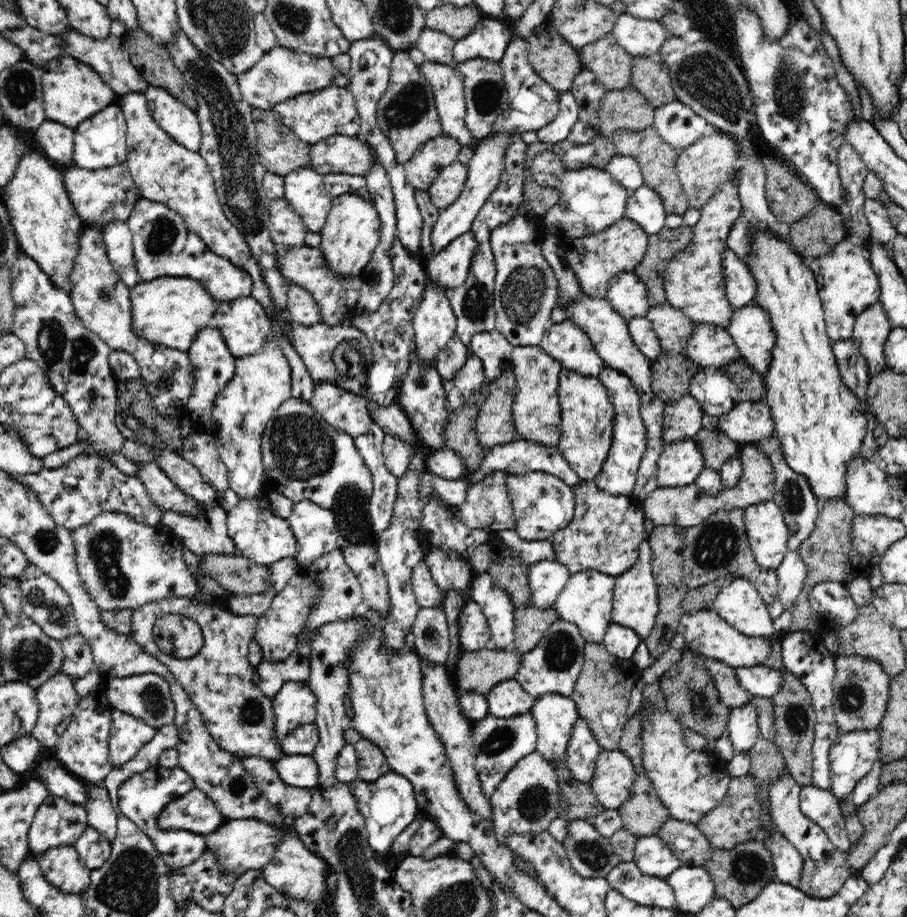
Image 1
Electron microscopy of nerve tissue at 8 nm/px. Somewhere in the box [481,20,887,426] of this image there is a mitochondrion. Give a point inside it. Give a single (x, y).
(714, 88)

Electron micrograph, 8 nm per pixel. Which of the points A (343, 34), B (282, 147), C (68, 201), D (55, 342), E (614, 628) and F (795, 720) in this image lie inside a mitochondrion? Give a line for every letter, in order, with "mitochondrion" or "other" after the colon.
A: other
B: other
C: other
D: mitochondrion
E: other
F: mitochondrion

